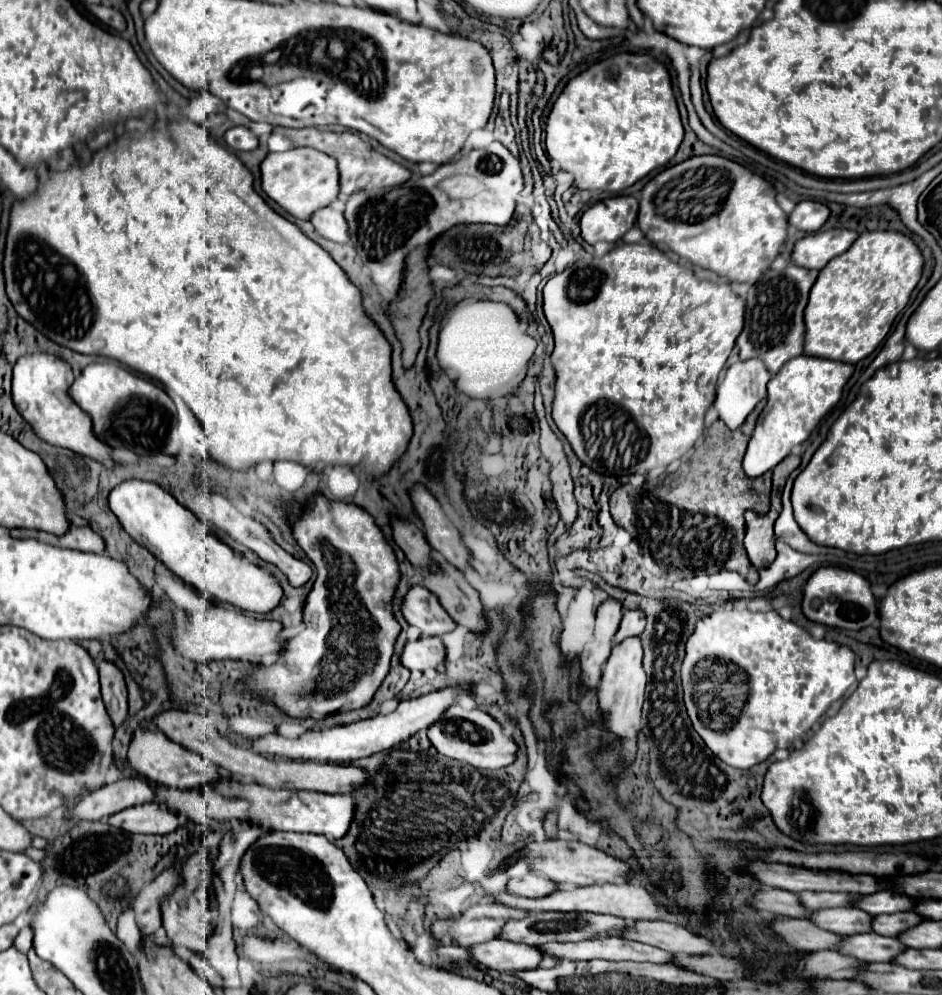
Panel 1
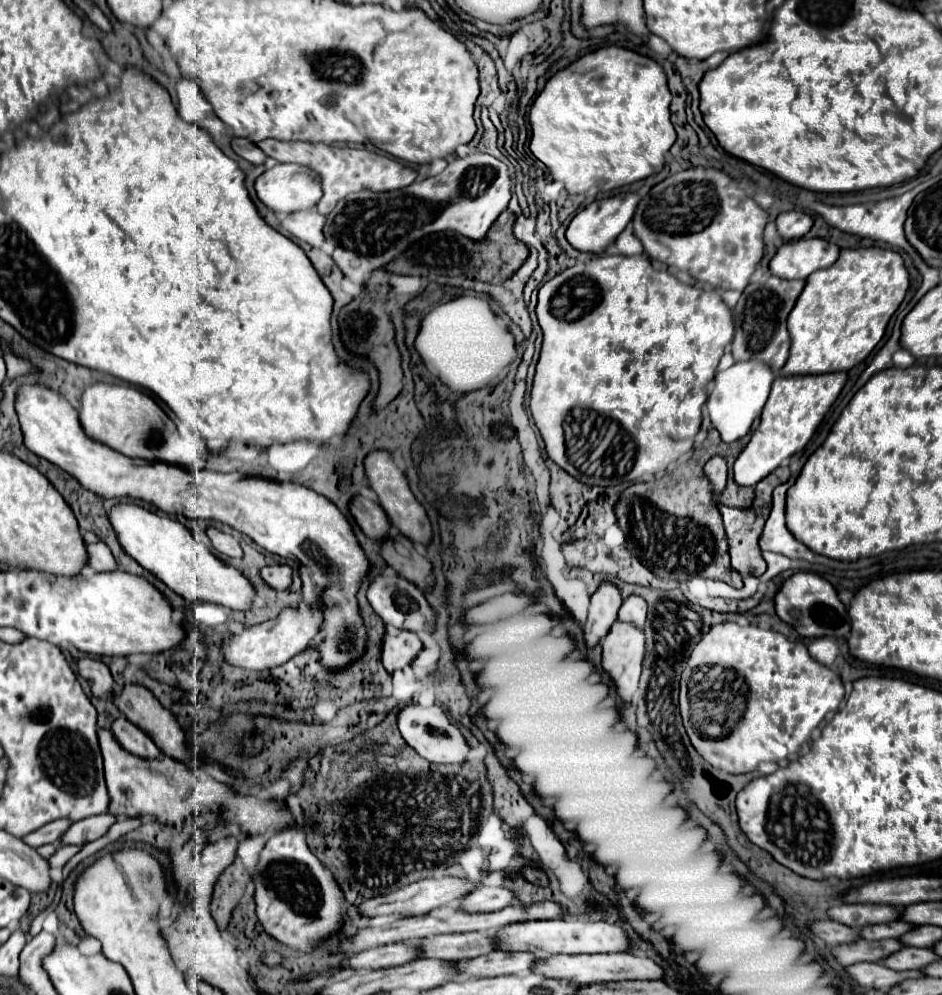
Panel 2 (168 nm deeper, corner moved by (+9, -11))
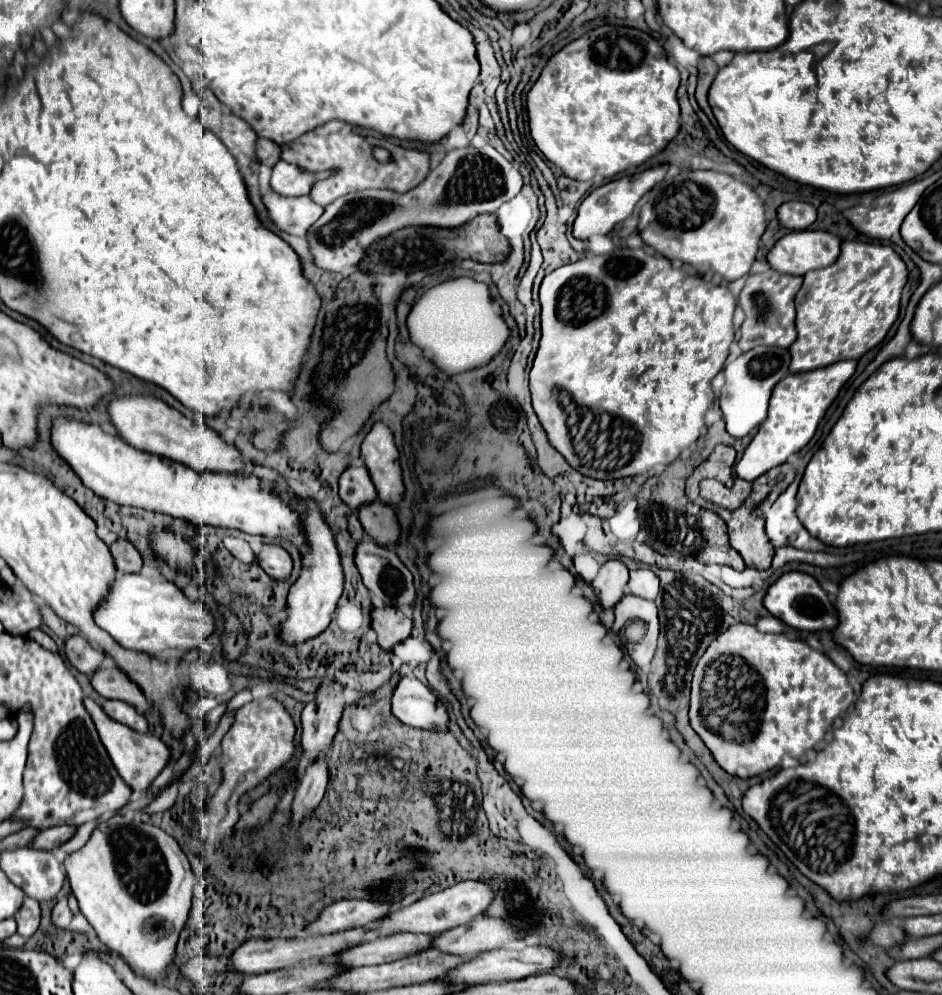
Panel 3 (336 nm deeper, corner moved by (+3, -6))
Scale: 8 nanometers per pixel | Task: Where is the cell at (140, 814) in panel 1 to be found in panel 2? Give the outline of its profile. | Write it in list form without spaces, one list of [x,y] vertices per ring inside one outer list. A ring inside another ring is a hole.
[[[102,813],[102,815],[94,815],[88,819],[80,819],[76,823],[72,823],[72,827],[68,829],[68,833],[64,833],[62,837],[62,845],[84,845],[88,841],[96,841],[102,835],[108,833],[108,829],[116,823],[118,819],[112,813]]]

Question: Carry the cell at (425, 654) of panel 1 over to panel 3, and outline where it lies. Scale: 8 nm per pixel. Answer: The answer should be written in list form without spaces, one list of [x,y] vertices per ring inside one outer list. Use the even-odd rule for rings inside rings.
[[[396,606],[372,608],[370,616],[372,616],[372,628],[378,634],[378,644],[384,650],[392,650],[394,644],[410,636],[412,618],[408,618],[400,608]]]

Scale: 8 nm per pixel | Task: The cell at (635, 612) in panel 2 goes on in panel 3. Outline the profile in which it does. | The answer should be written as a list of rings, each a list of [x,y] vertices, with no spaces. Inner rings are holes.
[[[648,568],[632,570],[632,572],[630,572],[628,590],[634,592],[636,596],[646,596],[648,600],[654,600],[656,594],[660,592],[660,580],[658,580],[658,576],[656,576],[652,570],[648,570]]]

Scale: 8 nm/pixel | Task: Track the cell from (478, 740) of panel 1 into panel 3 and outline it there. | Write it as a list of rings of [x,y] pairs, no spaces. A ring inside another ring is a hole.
[[[402,676],[392,692],[392,714],[408,726],[448,730],[446,706],[414,676]]]

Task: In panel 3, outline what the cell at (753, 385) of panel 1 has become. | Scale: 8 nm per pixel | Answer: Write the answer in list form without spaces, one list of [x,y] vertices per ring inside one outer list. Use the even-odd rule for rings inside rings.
[[[756,346],[740,354],[730,364],[726,364],[724,368],[726,384],[722,386],[720,394],[720,410],[724,414],[726,430],[730,436],[744,438],[752,428],[764,422],[770,394],[774,386],[788,376],[788,366],[790,366],[790,352],[778,346]]]

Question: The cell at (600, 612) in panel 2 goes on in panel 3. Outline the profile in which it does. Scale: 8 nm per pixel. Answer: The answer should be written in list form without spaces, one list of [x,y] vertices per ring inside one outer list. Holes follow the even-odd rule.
[[[608,560],[606,564],[602,564],[598,576],[592,582],[594,592],[604,608],[612,608],[624,596],[626,584],[628,584],[628,568],[622,560]]]

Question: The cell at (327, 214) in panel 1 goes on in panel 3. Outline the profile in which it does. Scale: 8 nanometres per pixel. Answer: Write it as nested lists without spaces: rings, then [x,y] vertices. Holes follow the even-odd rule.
[[[274,190],[262,192],[262,202],[268,210],[268,218],[284,232],[294,236],[306,236],[308,228],[322,216],[324,208],[314,204],[308,196],[286,198]]]

